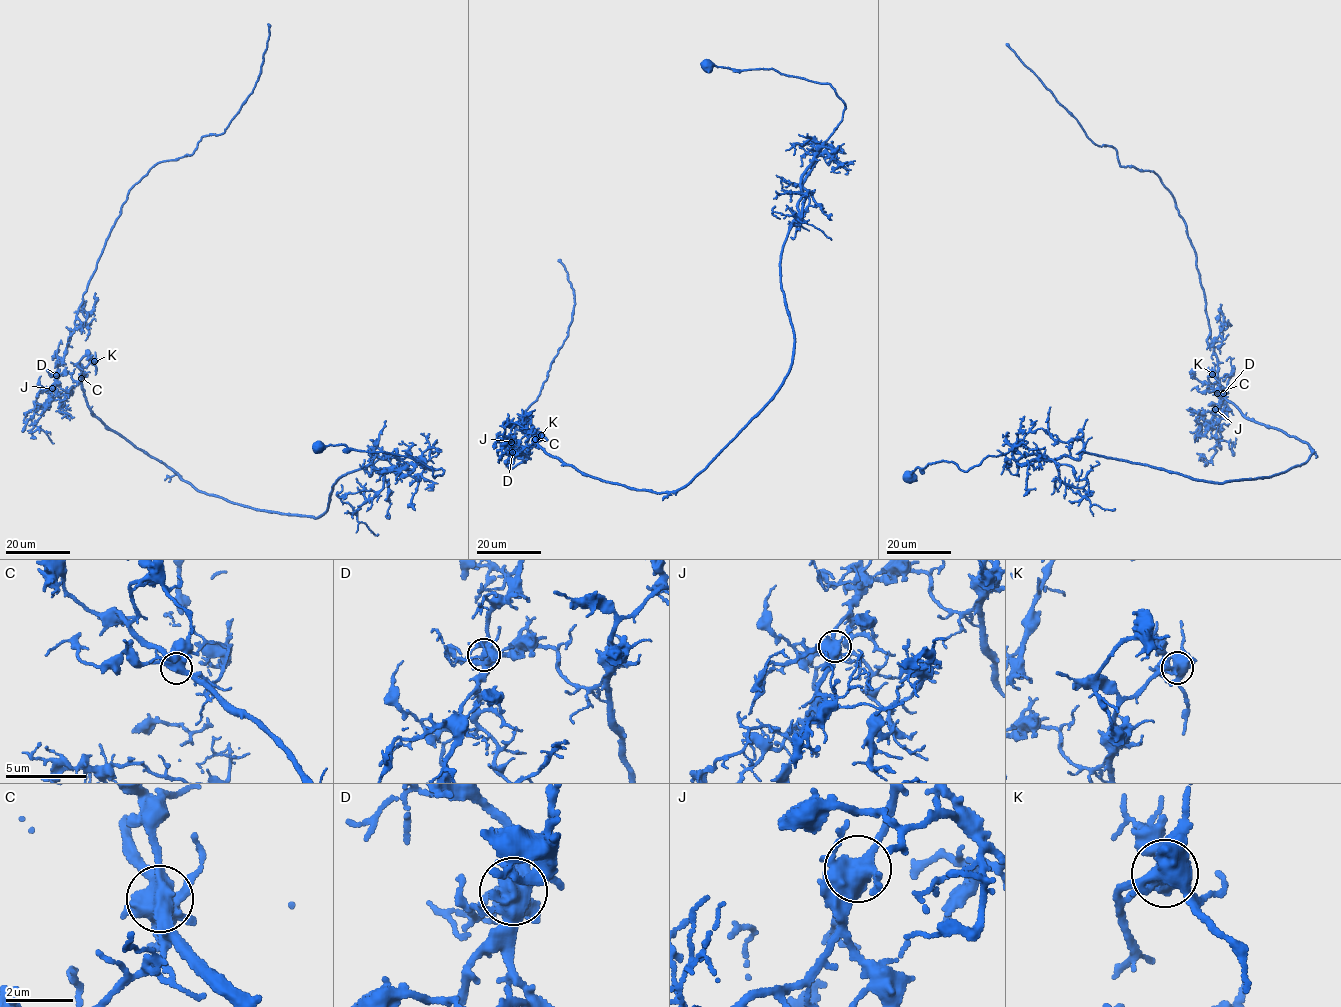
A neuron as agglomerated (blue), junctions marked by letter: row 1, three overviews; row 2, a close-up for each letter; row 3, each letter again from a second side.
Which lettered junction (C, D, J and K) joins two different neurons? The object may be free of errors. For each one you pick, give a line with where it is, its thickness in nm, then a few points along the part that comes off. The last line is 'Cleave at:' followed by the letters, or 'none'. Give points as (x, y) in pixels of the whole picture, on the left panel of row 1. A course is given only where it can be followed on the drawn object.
C: at (81, 378); 480 nm thick; foreign part runs (81, 378), (59, 374), (58, 365), (127, 194), (159, 162), (224, 132), (257, 80), (269, 24)
Cleave at: C

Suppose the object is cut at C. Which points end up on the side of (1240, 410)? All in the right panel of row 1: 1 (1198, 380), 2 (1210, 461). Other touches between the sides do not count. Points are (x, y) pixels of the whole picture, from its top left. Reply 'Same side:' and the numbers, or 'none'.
Same side: 1

